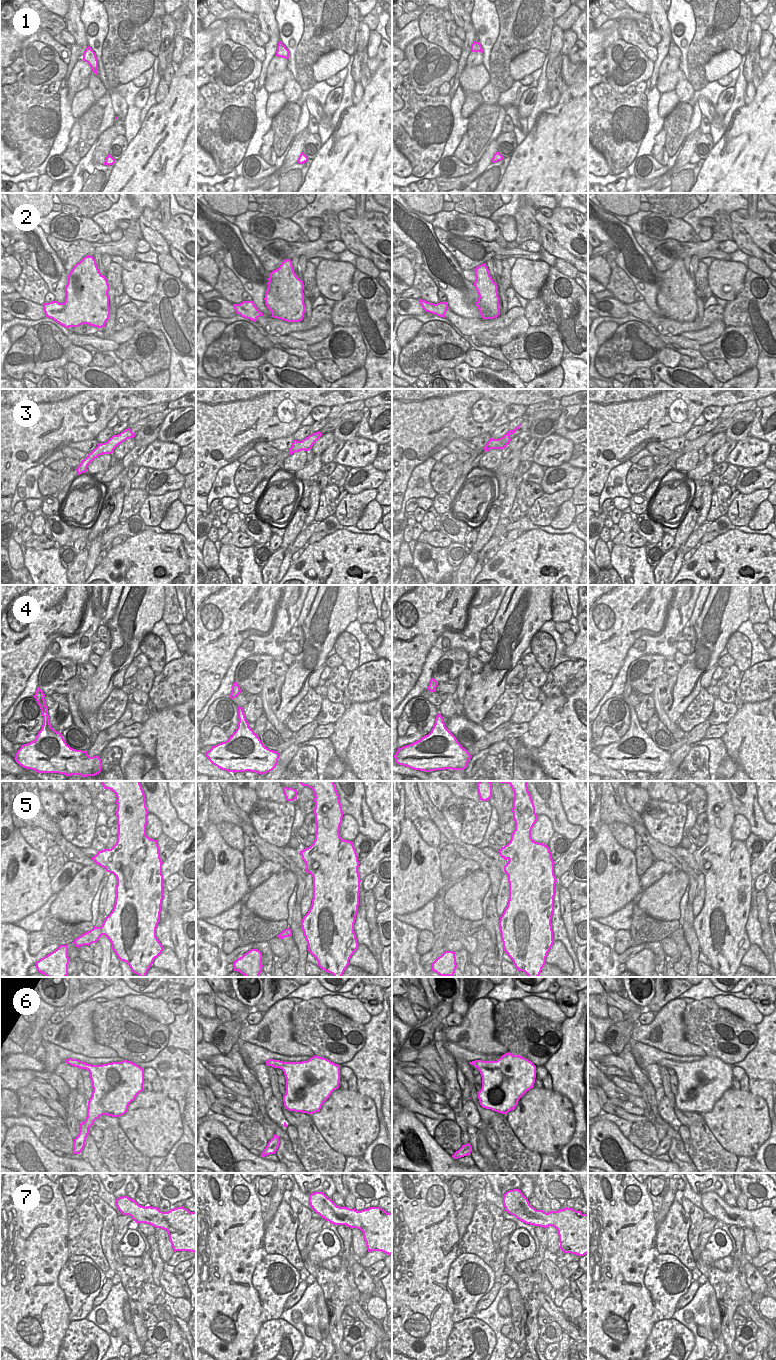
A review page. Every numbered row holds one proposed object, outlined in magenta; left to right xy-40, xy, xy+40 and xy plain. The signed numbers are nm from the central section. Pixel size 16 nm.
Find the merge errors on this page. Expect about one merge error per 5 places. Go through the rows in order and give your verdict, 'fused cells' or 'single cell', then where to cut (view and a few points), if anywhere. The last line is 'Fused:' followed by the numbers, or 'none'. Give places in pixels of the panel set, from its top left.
1: single cell; no cut
2: single cell; no cut
3: fused cells; cut in xy+40 along (489, 441), (485, 449)
4: single cell; no cut
5: single cell; no cut
6: single cell; no cut
7: single cell; no cut
Fused: 3

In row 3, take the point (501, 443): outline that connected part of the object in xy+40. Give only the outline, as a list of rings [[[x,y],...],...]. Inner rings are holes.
[[[509,435],[503,436],[499,439],[490,439],[489,444],[487,445],[488,447],[486,448],[486,452],[489,451],[490,449],[504,449],[507,447],[509,442],[511,441],[511,438]]]

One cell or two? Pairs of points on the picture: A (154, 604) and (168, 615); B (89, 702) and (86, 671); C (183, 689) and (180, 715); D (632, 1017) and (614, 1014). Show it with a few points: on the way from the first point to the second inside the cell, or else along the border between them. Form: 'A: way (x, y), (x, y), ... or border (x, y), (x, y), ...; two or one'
A: border (165, 595), (164, 610), (161, 618); two
B: border (96, 667), (96, 671), (83, 681); two
C: border (185, 701), (158, 710); two
D: border (624, 1014), (616, 1022); two

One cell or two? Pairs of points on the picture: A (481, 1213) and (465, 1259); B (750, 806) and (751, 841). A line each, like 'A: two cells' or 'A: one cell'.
A: two cells
B: two cells

